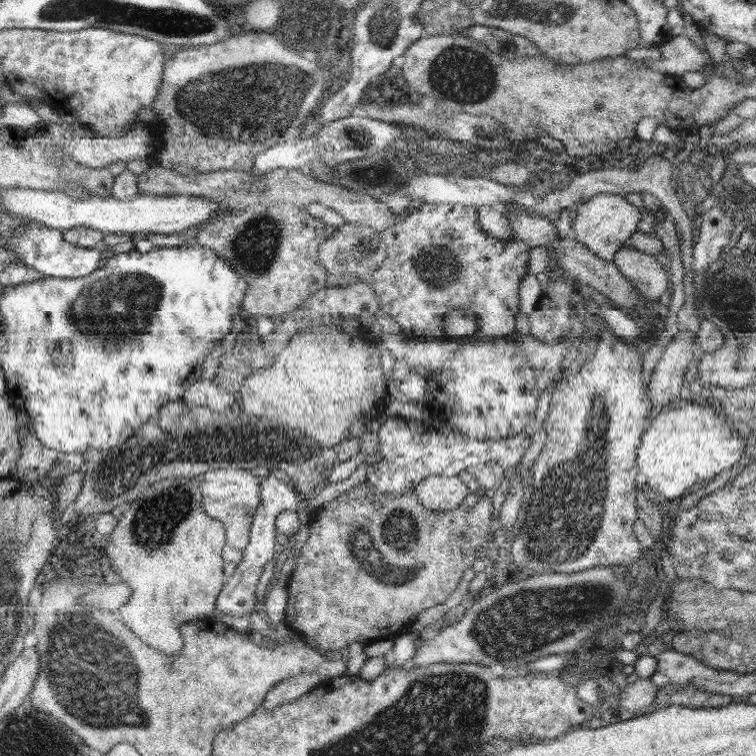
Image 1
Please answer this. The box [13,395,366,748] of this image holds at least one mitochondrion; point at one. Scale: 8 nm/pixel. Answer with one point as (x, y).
(78, 643)

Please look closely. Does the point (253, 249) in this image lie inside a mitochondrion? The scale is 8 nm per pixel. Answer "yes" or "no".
yes

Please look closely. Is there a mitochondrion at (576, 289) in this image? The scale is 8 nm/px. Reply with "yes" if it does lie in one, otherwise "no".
no

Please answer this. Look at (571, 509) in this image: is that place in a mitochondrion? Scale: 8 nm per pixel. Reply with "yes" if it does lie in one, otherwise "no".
yes

